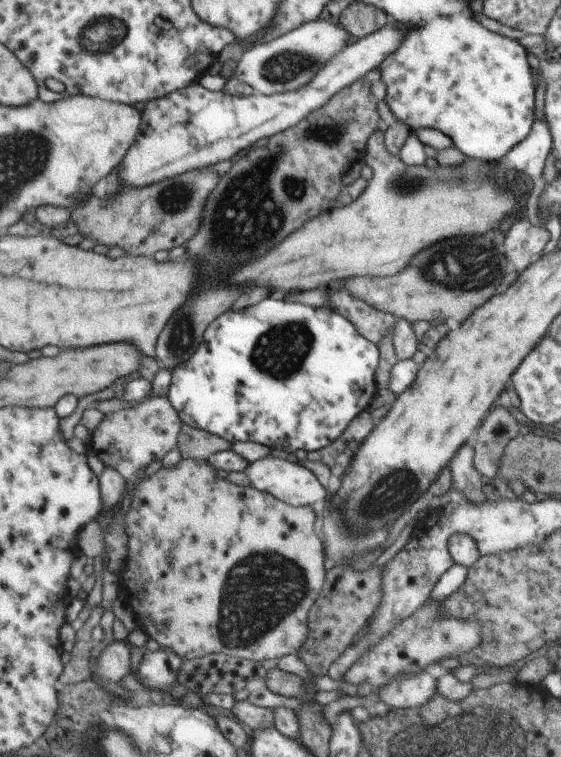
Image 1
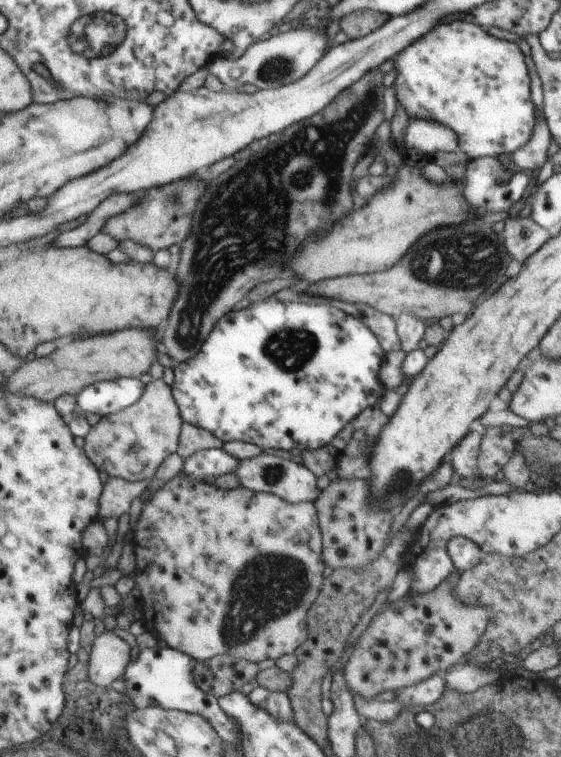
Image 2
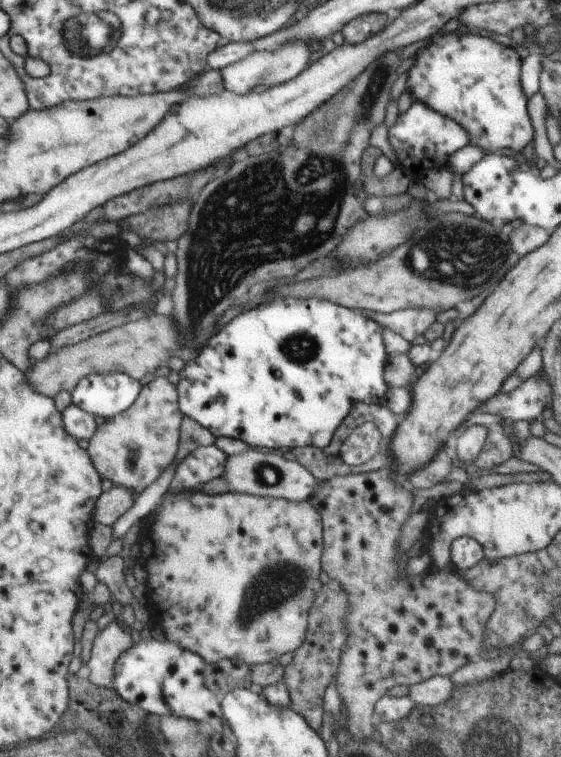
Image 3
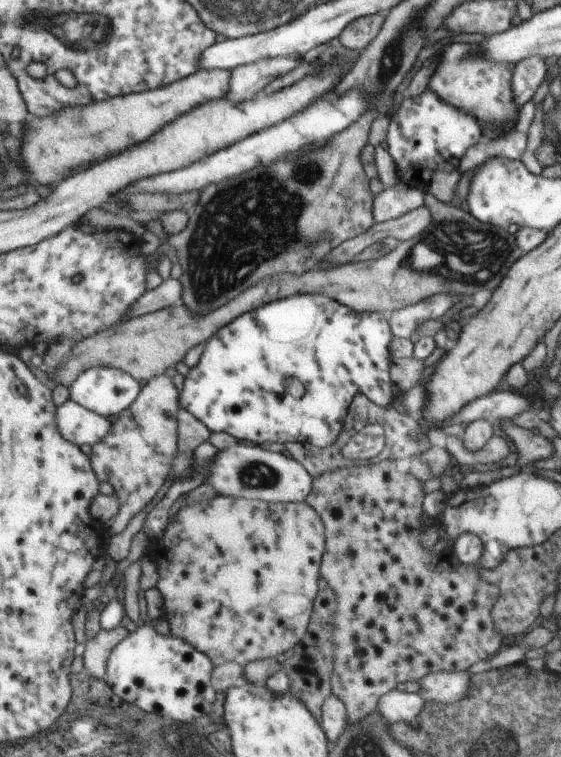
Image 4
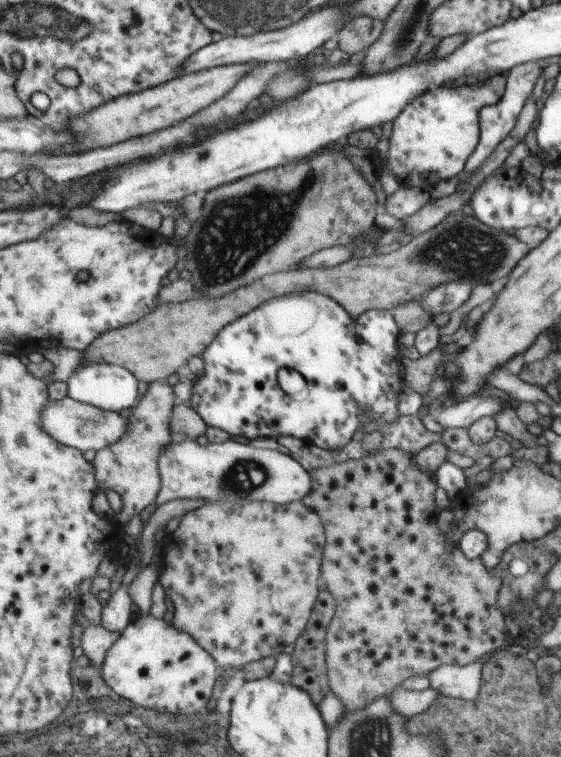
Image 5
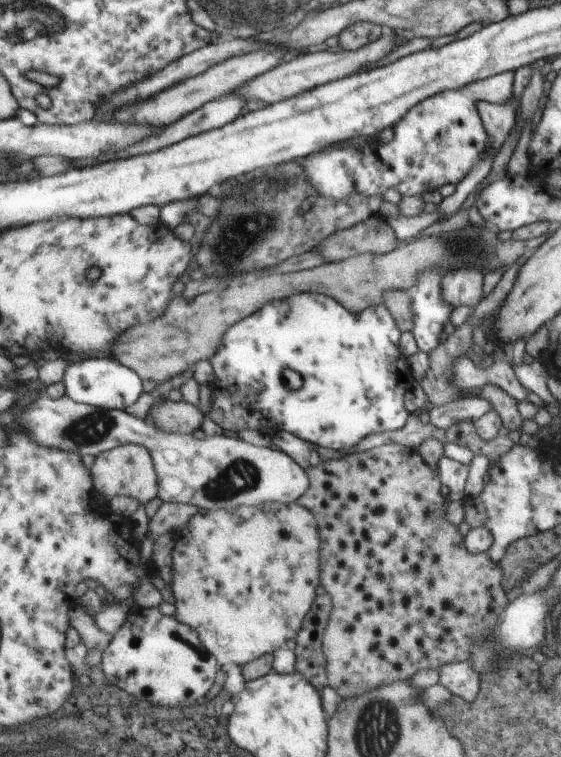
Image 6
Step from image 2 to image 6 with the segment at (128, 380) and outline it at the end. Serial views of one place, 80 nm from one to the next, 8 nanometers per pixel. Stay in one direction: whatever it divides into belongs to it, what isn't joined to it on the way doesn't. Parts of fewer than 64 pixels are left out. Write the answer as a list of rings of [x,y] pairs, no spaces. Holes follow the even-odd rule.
[[[90,358],[65,368],[63,383],[66,395],[77,403],[124,411],[142,394],[142,379],[130,368],[110,358]]]

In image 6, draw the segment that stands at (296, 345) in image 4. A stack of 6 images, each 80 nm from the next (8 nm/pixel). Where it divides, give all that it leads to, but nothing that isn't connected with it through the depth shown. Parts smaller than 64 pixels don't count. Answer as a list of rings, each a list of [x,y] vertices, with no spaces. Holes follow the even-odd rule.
[[[296,293],[281,302],[262,306],[262,309],[258,310],[258,312],[250,314],[238,324],[232,326],[226,336],[224,336],[224,342],[218,348],[218,352],[216,352],[214,357],[209,358],[208,361],[214,370],[215,381],[210,385],[211,408],[204,416],[207,416],[223,430],[232,430],[232,432],[240,434],[241,431],[246,429],[258,430],[263,428],[265,431],[270,432],[273,428],[279,428],[282,431],[294,434],[294,436],[306,442],[319,446],[323,450],[330,449],[332,451],[351,448],[358,444],[366,435],[373,432],[398,430],[404,426],[410,414],[404,409],[404,394],[410,390],[412,387],[411,383],[414,382],[408,358],[400,351],[400,335],[401,330],[396,326],[392,314],[385,308],[384,304],[368,306],[364,311],[352,314],[352,310],[346,310],[338,300],[330,296],[322,295],[321,293]],[[286,368],[298,372],[304,378],[304,388],[300,388],[297,391],[286,388],[284,382],[282,382],[282,371],[286,370]]]

